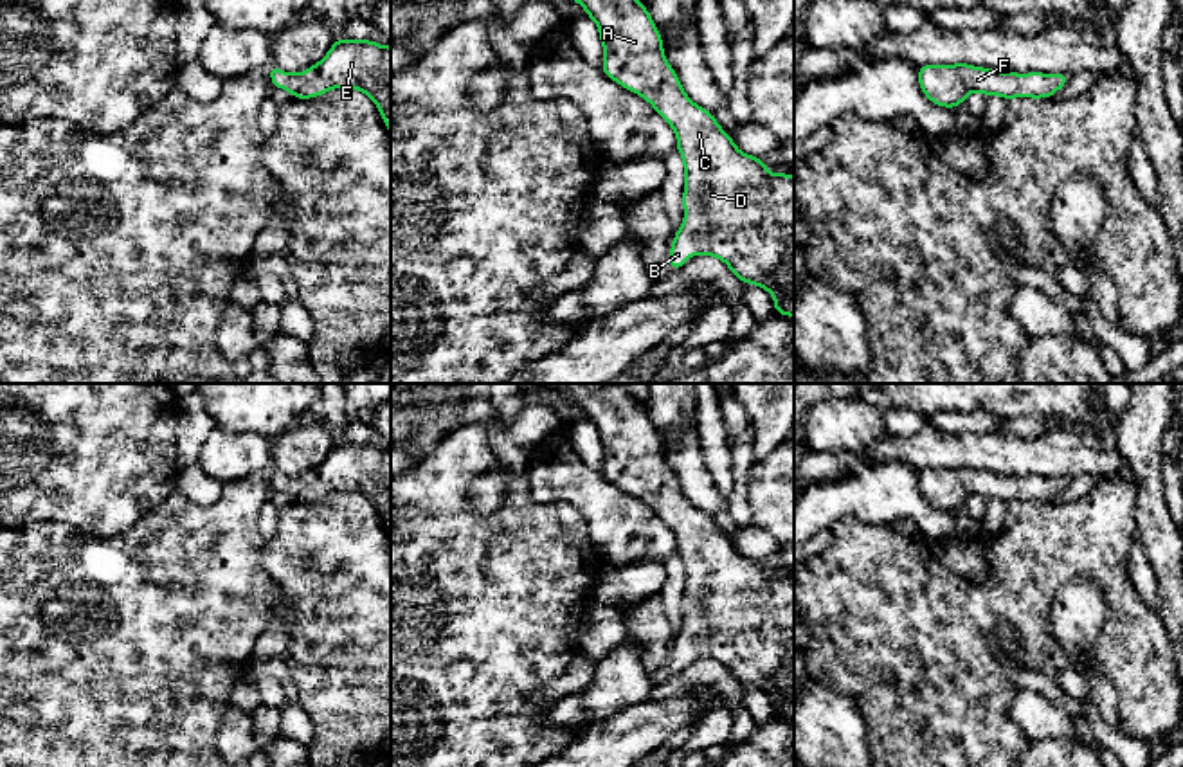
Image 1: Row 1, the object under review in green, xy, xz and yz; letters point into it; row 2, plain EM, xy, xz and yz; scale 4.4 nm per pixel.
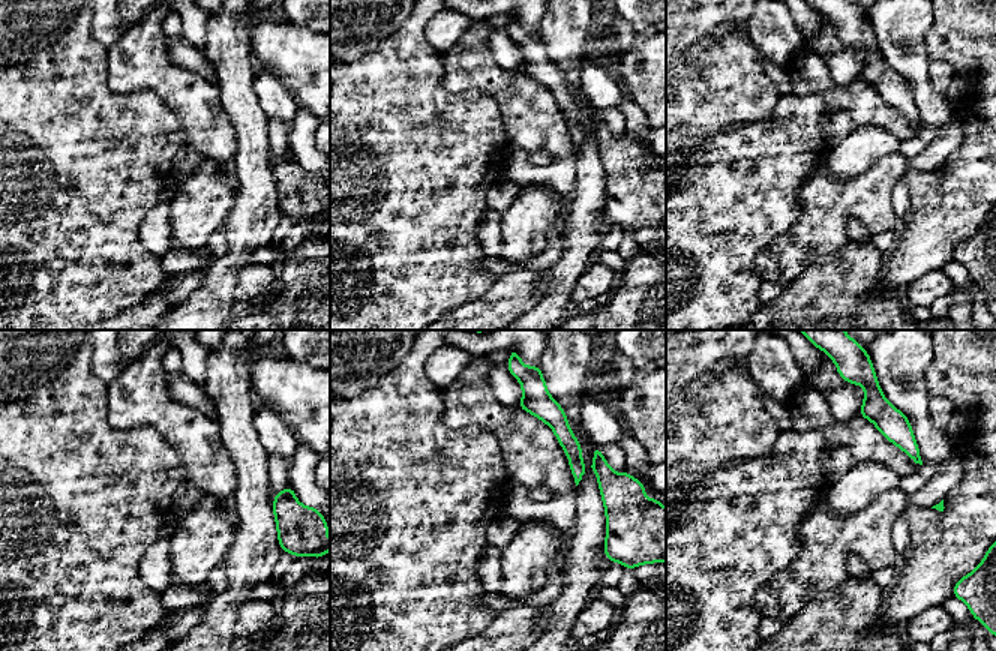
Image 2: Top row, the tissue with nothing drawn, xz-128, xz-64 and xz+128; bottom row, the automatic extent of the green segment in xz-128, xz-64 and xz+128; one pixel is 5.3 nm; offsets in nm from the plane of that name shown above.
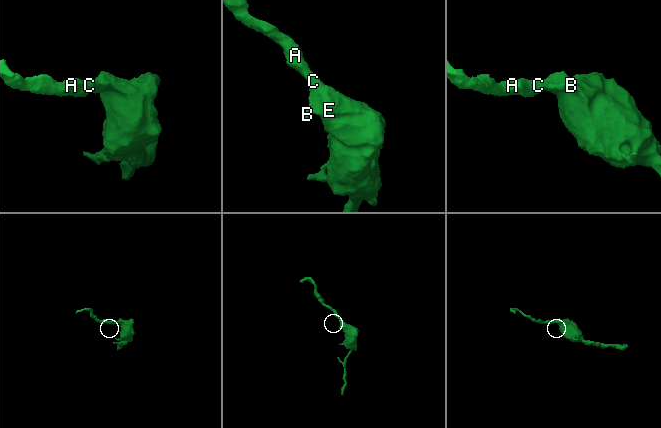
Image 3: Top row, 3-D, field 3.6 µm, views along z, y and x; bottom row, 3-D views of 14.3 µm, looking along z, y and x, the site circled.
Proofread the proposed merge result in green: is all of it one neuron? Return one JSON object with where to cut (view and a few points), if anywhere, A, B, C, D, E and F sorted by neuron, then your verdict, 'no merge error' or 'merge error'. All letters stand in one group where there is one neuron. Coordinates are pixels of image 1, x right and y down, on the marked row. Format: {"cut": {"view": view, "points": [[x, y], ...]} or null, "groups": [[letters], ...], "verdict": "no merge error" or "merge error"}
{"cut": null, "groups": [["A", "B", "C", "D", "E", "F"]], "verdict": "no merge error"}

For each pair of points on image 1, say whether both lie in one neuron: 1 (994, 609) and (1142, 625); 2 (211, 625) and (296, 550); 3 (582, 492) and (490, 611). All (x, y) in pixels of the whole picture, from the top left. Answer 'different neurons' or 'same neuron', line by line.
1: same neuron
2: different neurons
3: different neurons

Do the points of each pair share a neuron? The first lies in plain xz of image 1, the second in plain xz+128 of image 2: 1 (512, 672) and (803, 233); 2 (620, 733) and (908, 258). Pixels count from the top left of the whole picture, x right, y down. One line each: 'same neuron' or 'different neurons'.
1: different neurons
2: same neuron

